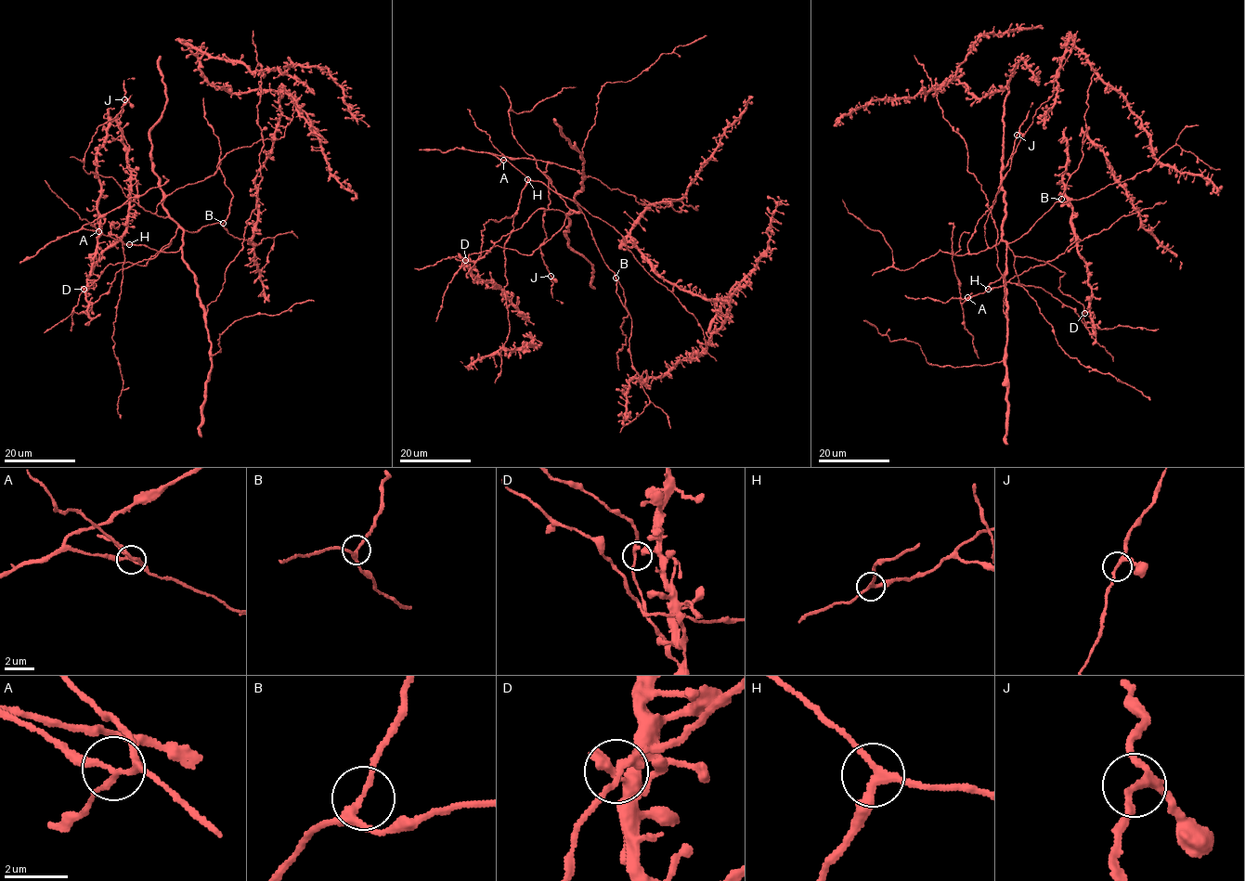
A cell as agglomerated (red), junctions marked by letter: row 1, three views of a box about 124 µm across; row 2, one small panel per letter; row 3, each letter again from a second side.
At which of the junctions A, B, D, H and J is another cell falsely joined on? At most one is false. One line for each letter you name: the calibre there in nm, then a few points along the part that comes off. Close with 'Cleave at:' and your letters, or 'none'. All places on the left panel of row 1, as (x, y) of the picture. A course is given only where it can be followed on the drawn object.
A: 170 nm | (98, 231), (83, 226), (119, 208), (131, 198), (161, 187), (168, 180), (162, 175)
Cleave at: A

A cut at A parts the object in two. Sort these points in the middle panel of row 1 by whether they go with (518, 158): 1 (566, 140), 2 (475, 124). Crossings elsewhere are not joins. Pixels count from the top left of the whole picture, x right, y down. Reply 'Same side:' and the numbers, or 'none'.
Same side: none

